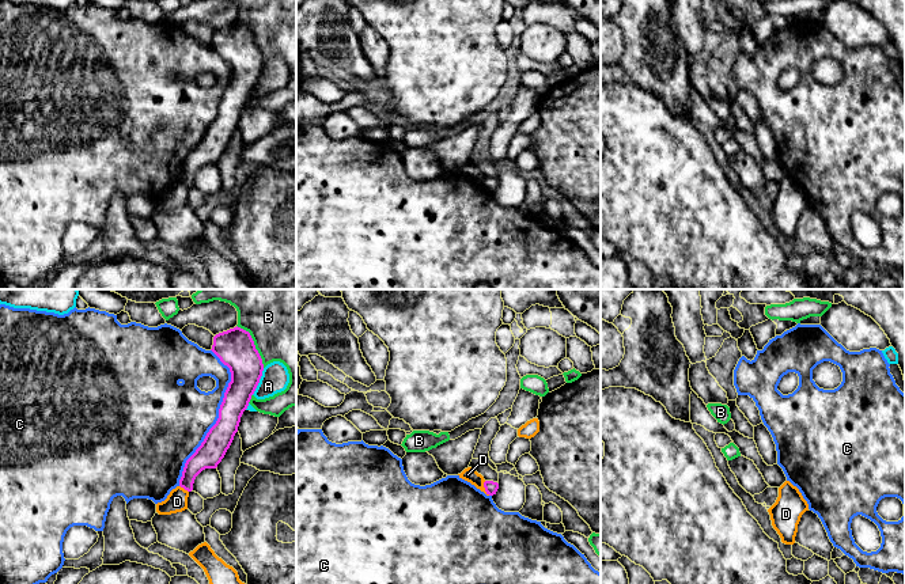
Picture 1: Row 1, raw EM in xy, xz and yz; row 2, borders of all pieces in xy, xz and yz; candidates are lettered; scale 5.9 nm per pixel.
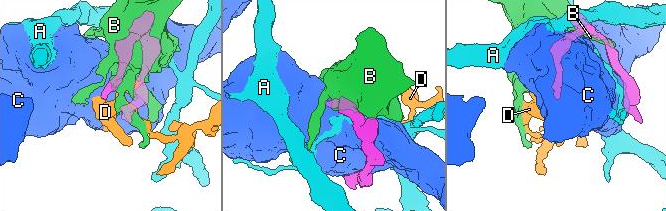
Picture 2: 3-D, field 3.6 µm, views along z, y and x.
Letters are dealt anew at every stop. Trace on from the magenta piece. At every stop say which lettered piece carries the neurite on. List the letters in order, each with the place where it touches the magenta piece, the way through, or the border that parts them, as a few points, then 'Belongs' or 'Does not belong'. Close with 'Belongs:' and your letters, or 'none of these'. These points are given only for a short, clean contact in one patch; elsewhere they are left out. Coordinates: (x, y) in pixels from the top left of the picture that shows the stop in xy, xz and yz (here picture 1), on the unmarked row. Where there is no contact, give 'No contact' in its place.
A: Touches magenta at xy (258, 78). Does not belong
B: Touches magenta at xy (253, 40). Does not belong
C: Touches magenta at xy (219, 113). Does not belong
D: Touches magenta at xz (484, 182). Boundary: xz (484, 177), (484, 185), (489, 190). Does not belong
Belongs: none of these

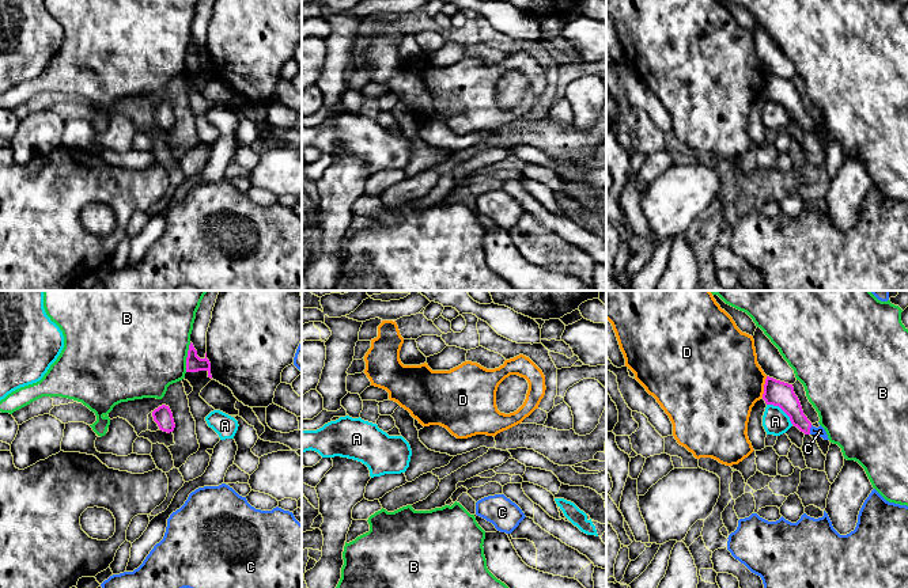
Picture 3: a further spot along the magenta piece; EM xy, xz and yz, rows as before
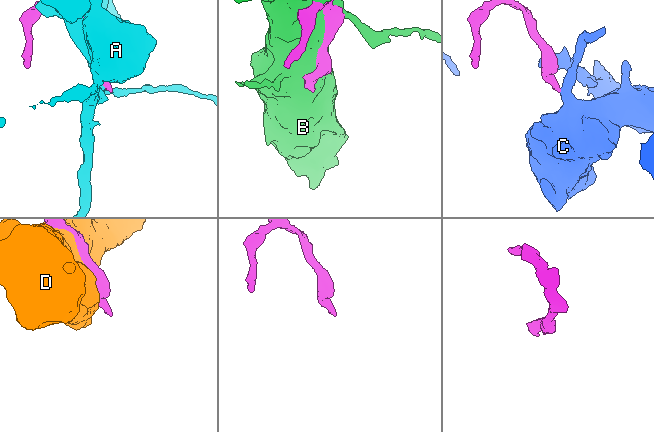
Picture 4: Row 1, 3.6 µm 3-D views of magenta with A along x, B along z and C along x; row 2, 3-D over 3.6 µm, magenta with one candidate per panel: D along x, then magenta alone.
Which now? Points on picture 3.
A: Touches magenta at yz (782, 105). Does not belong
B: Touches magenta at xy (186, 53). Does not belong
C: Touches magenta at yz (809, 125). Path across: yz (783, 93), (809, 125), (820, 126). Belongs
D: Touches magenta at yz (764, 83). Does not belong
Belongs: C

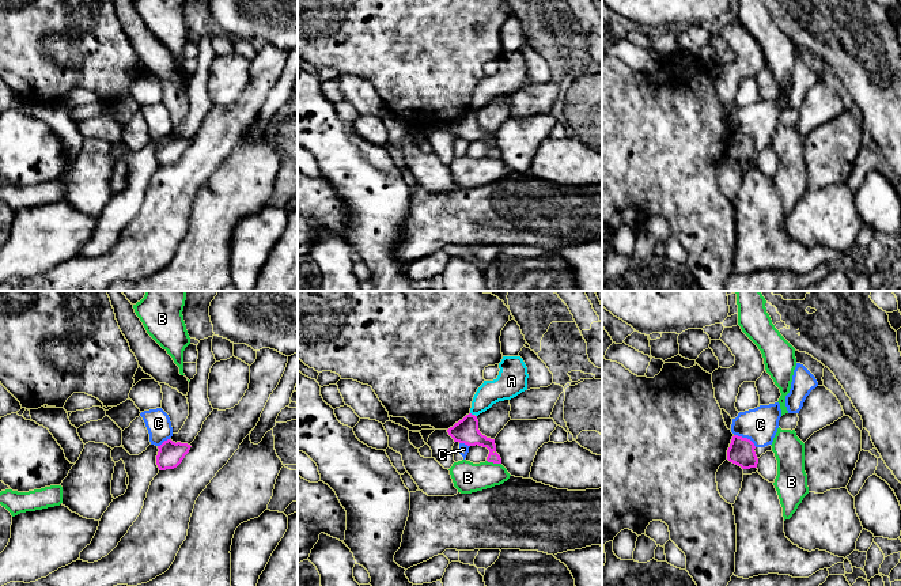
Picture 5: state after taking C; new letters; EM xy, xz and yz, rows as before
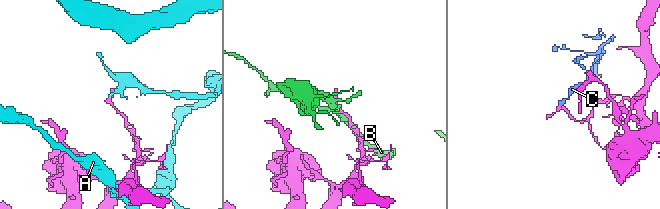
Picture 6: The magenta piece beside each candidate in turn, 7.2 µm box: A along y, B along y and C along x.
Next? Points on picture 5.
A: Touches magenta at xz (470, 109). Does not belong
B: Touches magenta at xz (493, 158). Does not belong
C: Touches magenta at yz (745, 133). Boundary: yz (734, 129), (748, 133), (756, 142). Does not belong
Belongs: none of these

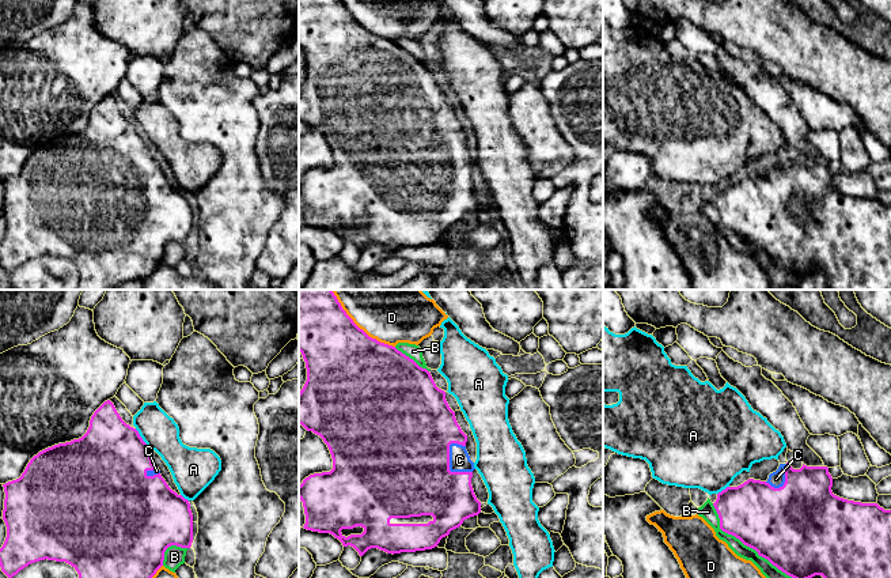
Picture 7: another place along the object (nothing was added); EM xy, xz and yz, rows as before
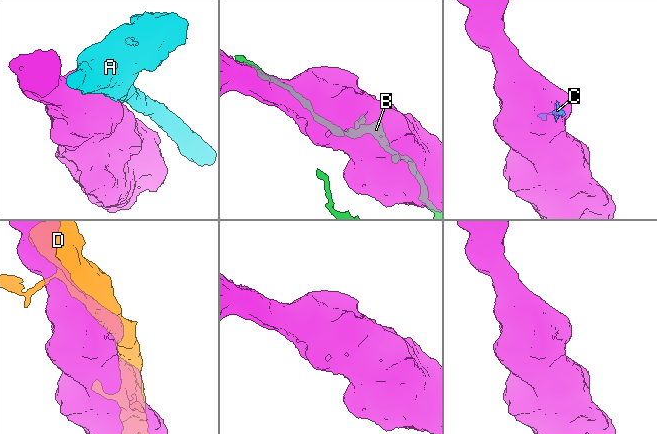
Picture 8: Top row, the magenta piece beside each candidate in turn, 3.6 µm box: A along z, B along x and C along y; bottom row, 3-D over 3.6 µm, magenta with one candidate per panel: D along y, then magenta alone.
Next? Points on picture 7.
A: Touches magenta at xy (141, 133). Does not belong
B: Touches magenta at yz (749, 241). Does not belong
C: Touches magenta at xz (448, 162). Belongs
D: Touches magenta at xz (364, 27). Does not belong
Belongs: C

